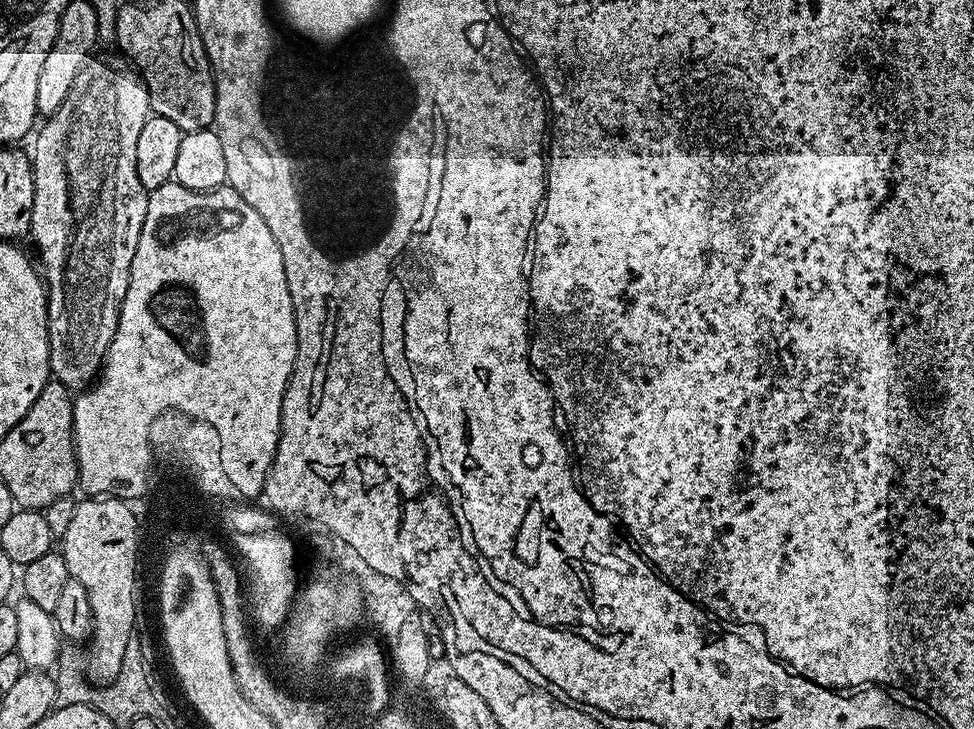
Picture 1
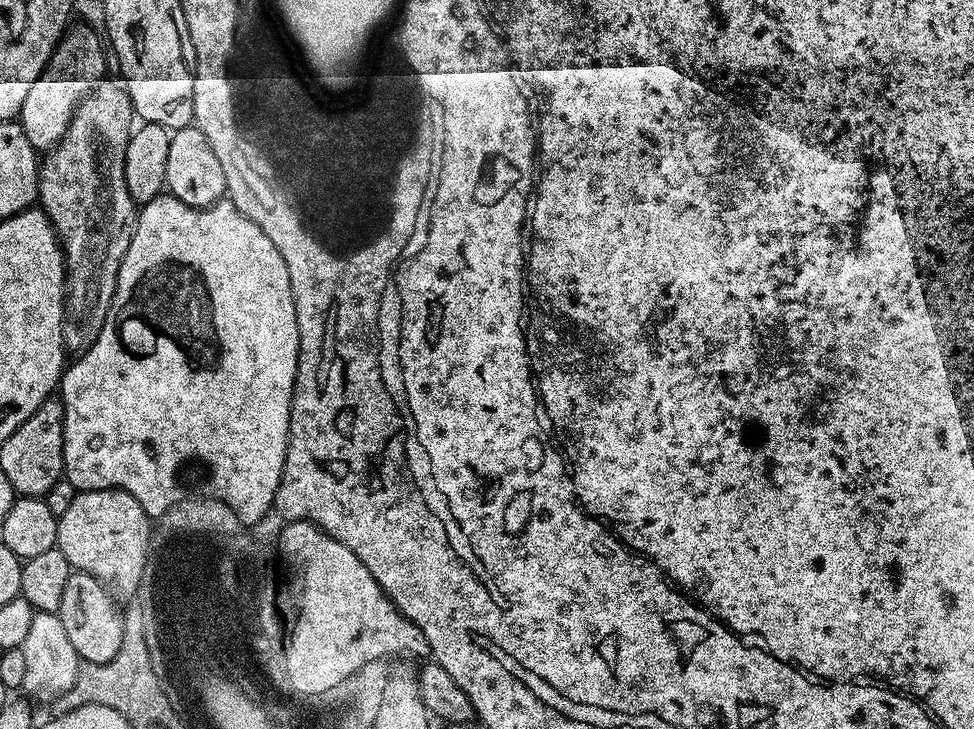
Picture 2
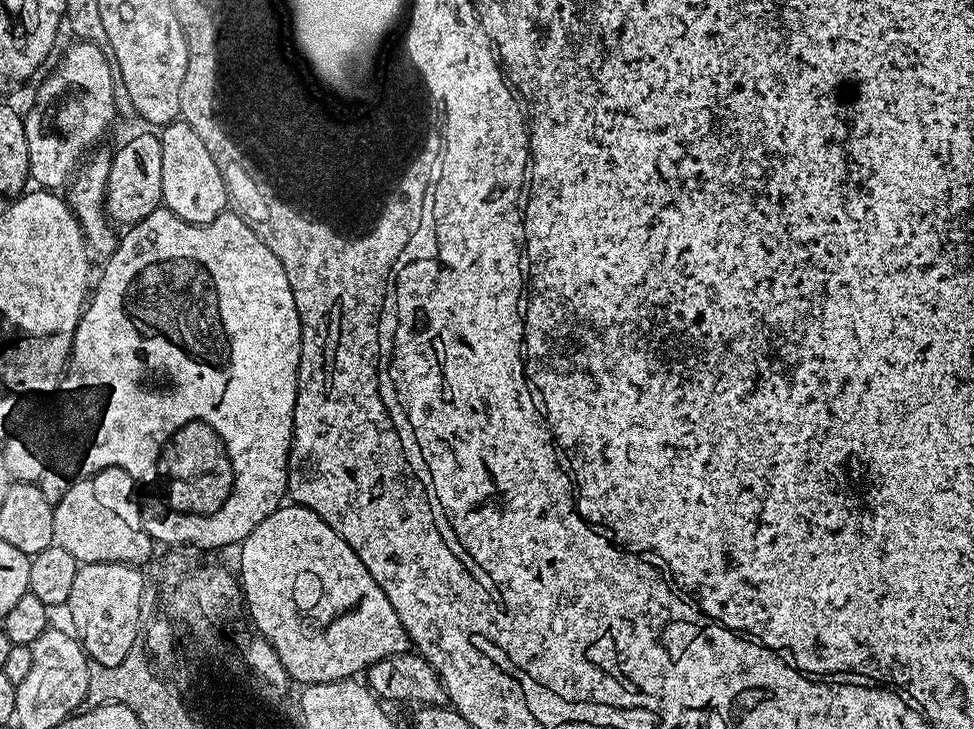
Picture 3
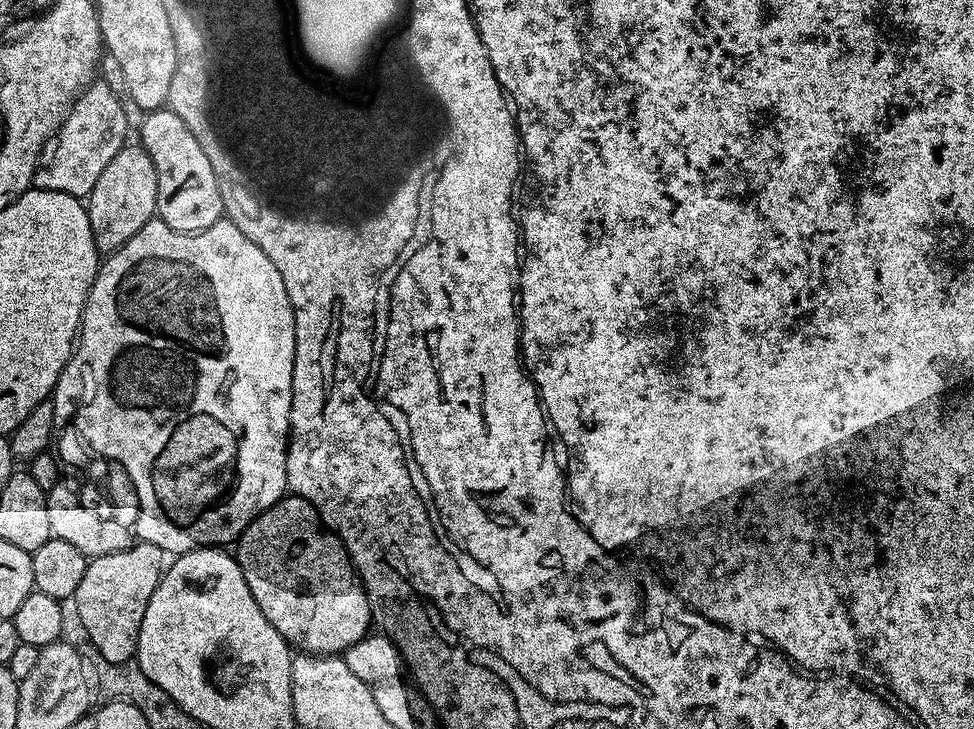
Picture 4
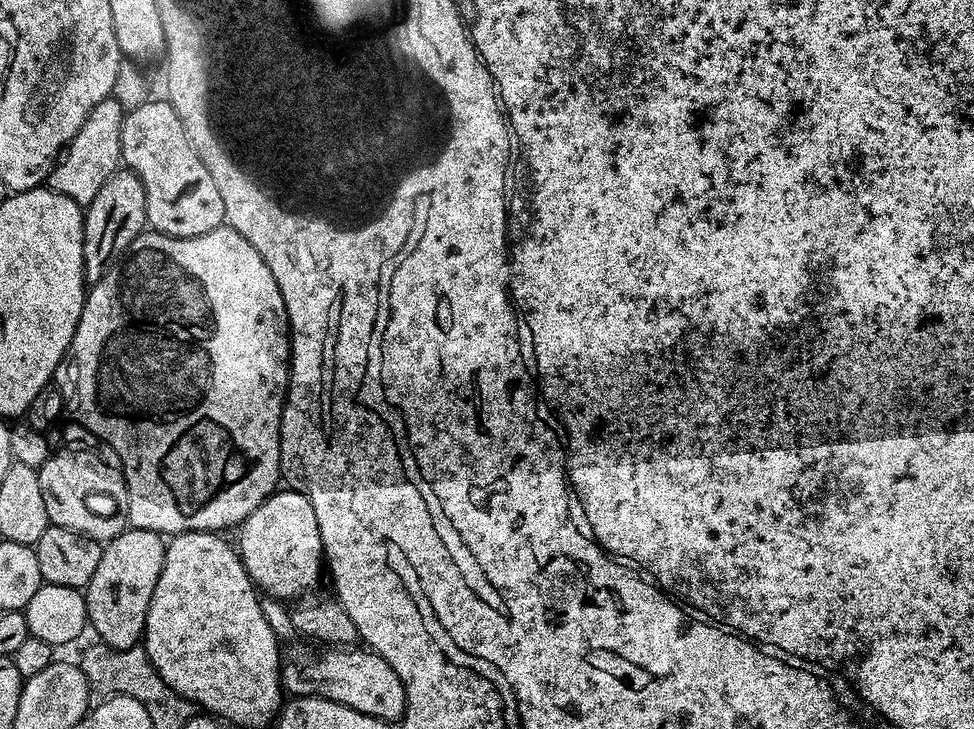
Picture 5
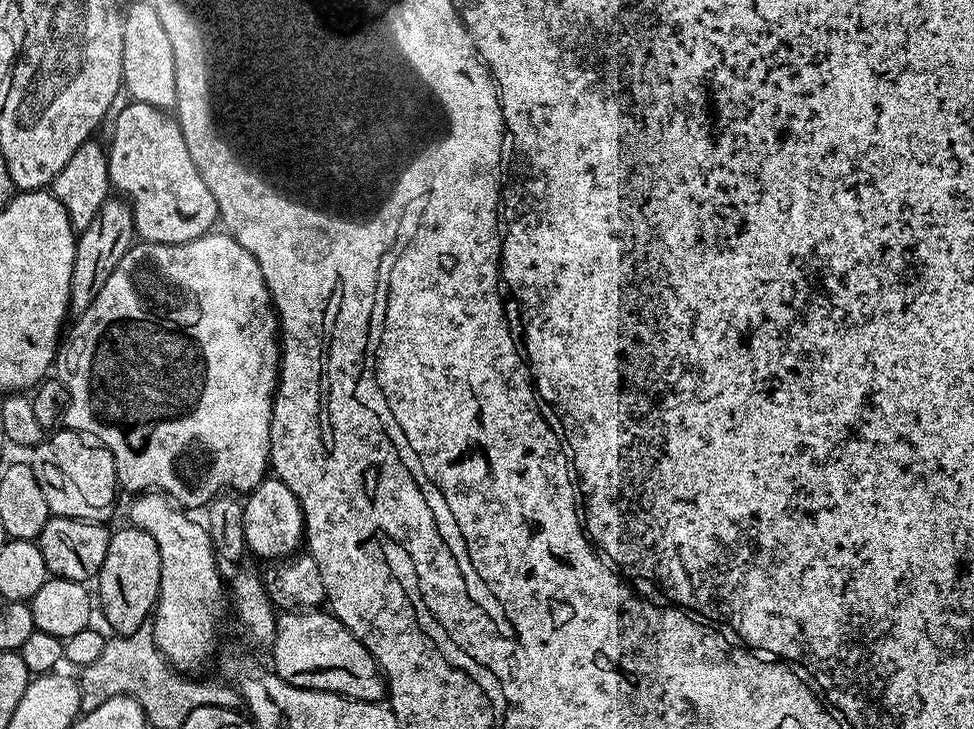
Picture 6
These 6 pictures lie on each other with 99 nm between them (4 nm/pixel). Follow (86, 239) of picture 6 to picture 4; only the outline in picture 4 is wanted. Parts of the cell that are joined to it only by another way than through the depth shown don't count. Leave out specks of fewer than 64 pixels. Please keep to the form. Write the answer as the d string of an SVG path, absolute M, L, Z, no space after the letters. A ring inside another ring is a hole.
M128 142L114 158L110 158L106 170L92 184L92 191L86 197L86 207L90 218L90 230L96 248L102 254L118 251L146 222L156 216L158 202L158 174L154 174L154 162L150 162L150 154L141 148L139 143Z

